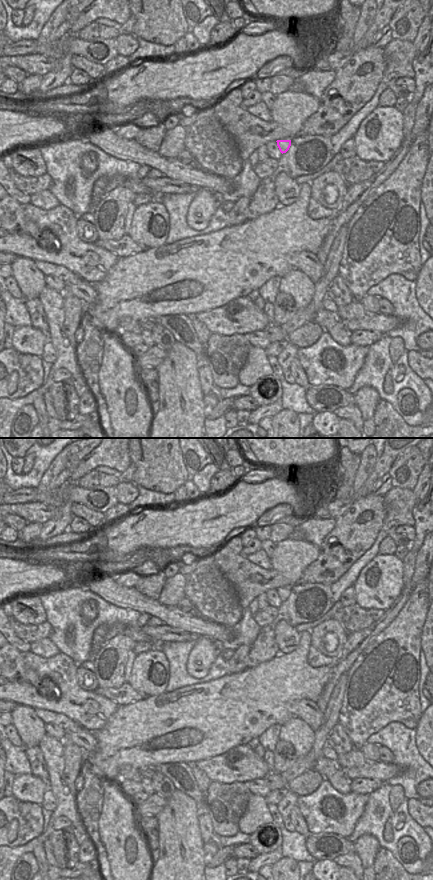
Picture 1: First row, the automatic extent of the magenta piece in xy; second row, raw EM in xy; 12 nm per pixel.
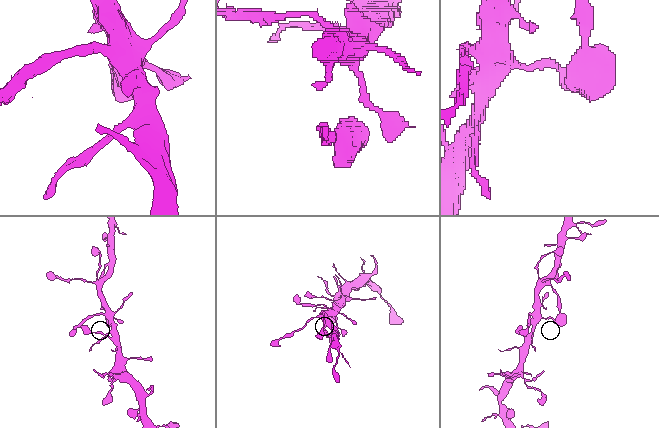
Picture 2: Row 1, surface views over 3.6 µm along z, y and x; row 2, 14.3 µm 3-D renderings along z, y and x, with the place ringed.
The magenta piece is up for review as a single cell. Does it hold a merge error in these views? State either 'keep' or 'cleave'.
keep

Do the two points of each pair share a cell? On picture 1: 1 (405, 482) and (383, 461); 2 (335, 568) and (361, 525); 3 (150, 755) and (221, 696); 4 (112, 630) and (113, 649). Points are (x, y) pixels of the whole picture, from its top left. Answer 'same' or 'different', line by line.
1: different
2: same
3: same
4: different

